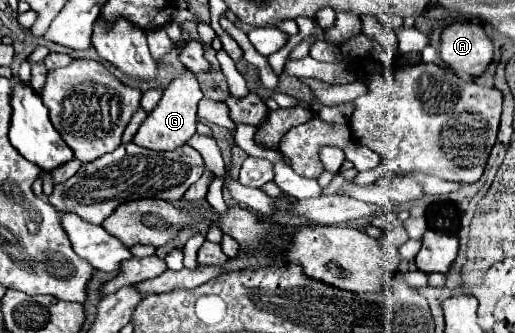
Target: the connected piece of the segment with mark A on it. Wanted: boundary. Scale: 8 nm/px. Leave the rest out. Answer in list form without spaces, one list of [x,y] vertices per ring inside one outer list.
[[[454,22],[454,24],[450,24],[450,26],[446,26],[442,30],[442,36],[440,36],[440,58],[456,74],[464,72],[464,74],[470,74],[470,76],[480,76],[484,72],[484,68],[490,64],[492,56],[494,56],[492,42],[484,34],[482,26],[478,26],[474,22]]]

